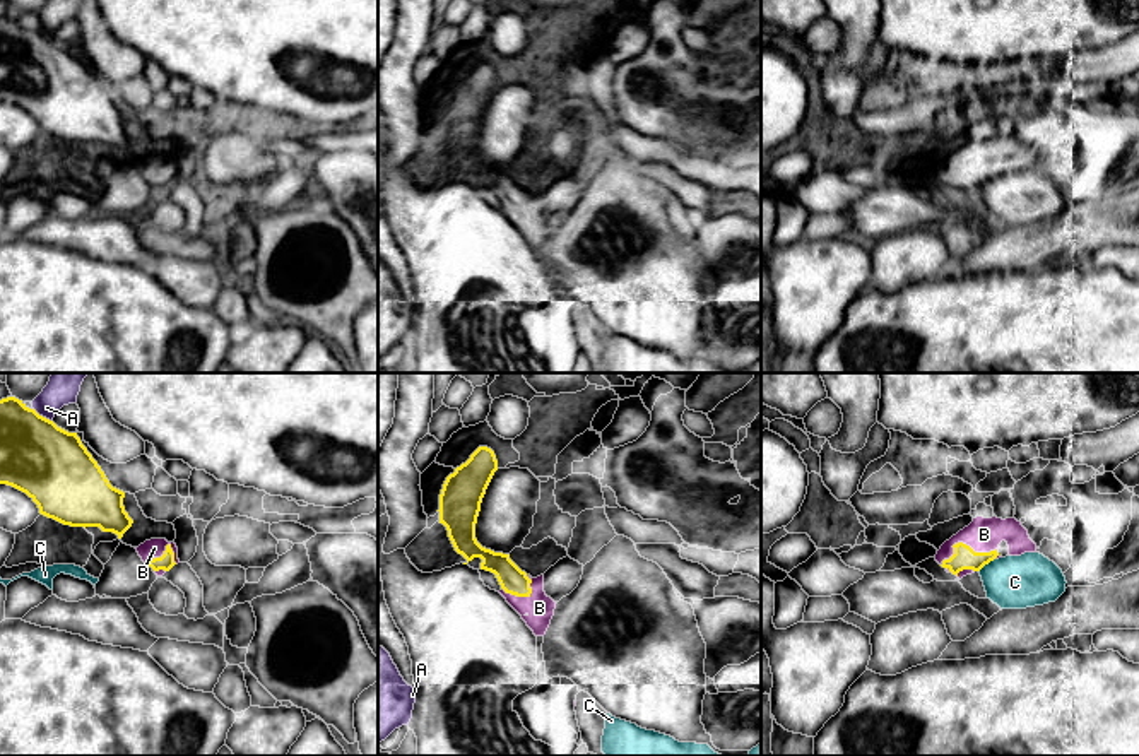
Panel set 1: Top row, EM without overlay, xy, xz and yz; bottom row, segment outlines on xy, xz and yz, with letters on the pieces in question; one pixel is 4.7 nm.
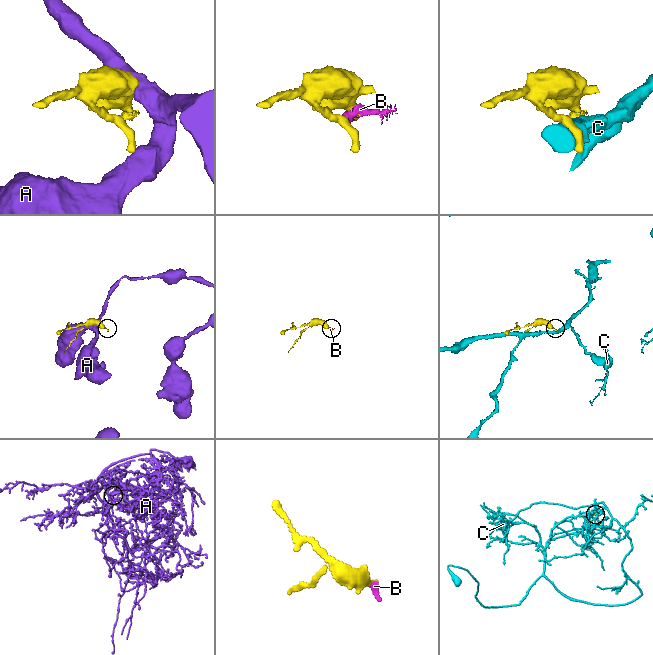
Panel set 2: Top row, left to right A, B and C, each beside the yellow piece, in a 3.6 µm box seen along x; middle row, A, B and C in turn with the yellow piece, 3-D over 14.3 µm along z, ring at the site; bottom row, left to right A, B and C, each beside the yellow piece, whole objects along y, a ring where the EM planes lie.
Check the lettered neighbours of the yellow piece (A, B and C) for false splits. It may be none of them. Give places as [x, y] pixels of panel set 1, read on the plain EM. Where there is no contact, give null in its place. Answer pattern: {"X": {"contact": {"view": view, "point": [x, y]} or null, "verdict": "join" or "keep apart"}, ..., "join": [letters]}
{"A": {"contact": {"view": "xy", "point": [41, 33]}, "verdict": "keep apart"}, "B": {"contact": {"view": "yz", "point": [963, 161]}, "verdict": "join"}, "C": {"contact": {"view": "yz", "point": [985, 180]}, "verdict": "keep apart"}, "join": ["B"]}

